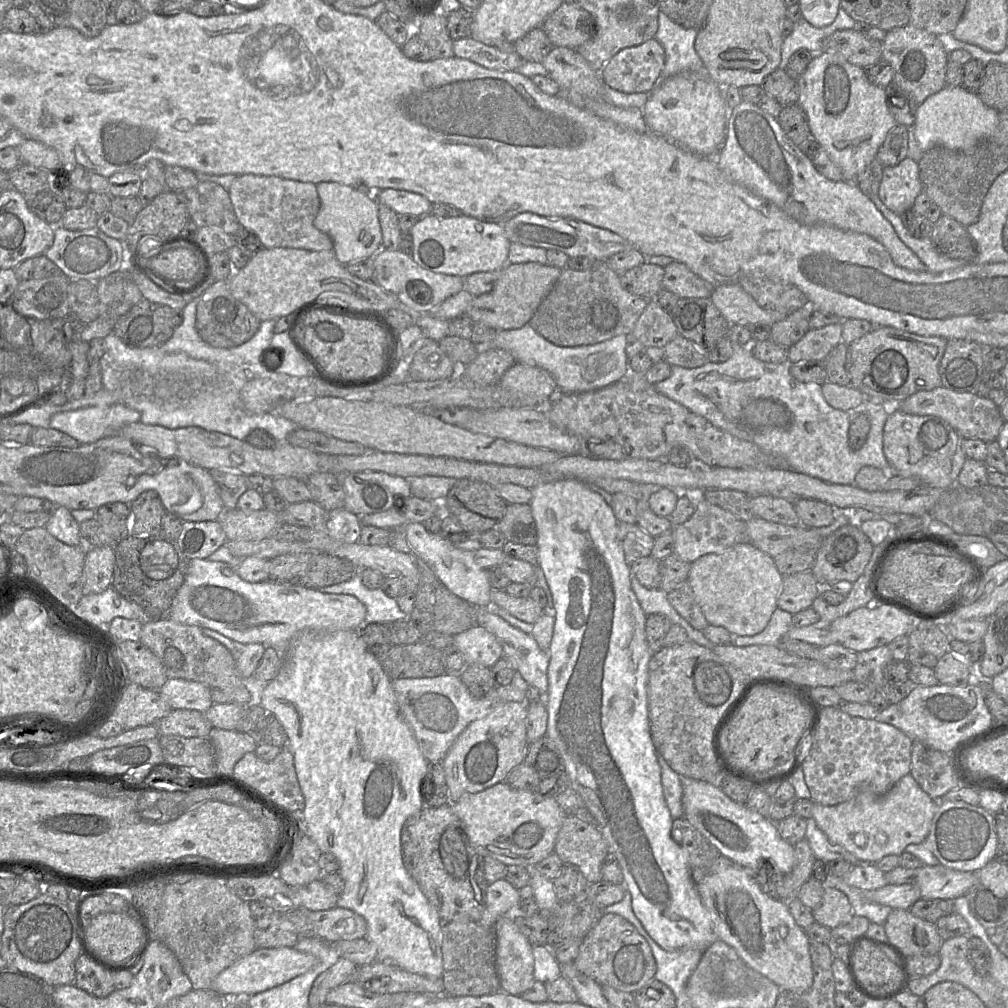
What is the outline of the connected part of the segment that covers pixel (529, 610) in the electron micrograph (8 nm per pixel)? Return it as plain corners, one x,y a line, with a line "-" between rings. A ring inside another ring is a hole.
492,590
491,606
502,608
517,619
530,624
535,623
544,610
531,597
514,597
504,590

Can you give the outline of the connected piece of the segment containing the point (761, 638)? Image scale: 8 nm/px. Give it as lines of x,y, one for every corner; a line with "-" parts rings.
777,607
763,631
753,636
734,636
733,644
739,647
750,645
779,646
787,632
794,627
792,617
791,613

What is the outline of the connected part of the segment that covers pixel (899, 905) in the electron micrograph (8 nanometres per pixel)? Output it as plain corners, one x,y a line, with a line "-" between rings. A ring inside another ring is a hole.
914,883
887,884
879,889
866,891
866,898
873,903
889,906
892,909
909,910
921,895

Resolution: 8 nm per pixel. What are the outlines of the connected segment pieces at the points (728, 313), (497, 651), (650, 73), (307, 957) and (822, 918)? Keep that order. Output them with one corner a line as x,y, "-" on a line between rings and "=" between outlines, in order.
723,283
715,286
710,300
731,325
772,326
789,314
762,309
739,283
=
479,625
455,635
453,645
461,653
466,665
491,668
503,656
497,638
=
653,38
638,46
620,50
599,73
604,84
615,90
650,93
660,82
664,61
664,50
=
295,947
255,948
223,970
213,981
211,988
225,998
248,998
249,996
282,985
308,972
317,958
=
834,887
825,888
821,903
812,913
816,923
829,929
838,927
854,915
846,894

